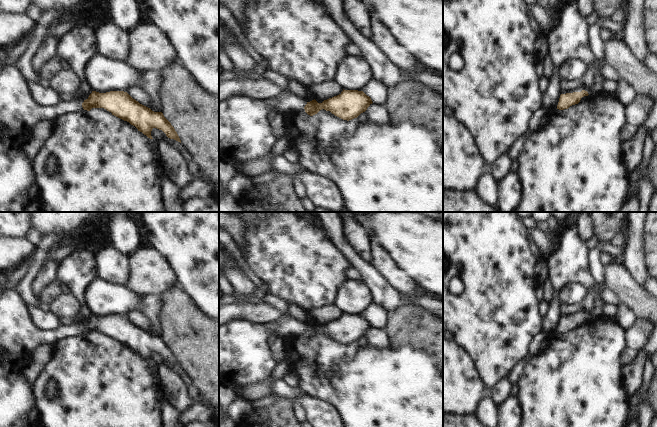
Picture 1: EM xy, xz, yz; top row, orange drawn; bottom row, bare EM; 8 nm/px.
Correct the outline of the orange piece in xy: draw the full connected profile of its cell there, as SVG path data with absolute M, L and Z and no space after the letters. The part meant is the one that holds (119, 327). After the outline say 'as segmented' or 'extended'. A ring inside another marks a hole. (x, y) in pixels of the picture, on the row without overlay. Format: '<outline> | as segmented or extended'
M5 290L0 298L0 346L8 348L8 355L0 359L0 427L30 427L31 412L37 407L35 384L31 384L23 375L22 370L16 367L16 359L22 353L31 356L41 346L56 344L62 338L73 337L78 334L90 335L92 332L104 332L112 339L129 346L148 362L153 363L153 352L162 354L170 363L181 367L181 364L171 347L164 341L162 336L154 336L150 332L140 328L127 316L110 315L99 317L92 315L82 328L77 325L61 325L56 330L41 330L33 322L27 304L16 290Z | extended

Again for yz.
M582 314L581 316L561 318L557 329L557 333L568 333L570 330L578 328L582 321L588 319L588 316L585 314Z | as segmented

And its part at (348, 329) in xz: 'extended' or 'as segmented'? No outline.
extended

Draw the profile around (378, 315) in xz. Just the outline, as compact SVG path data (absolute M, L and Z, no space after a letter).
M373 303L363 313L363 316L369 320L373 327L386 329L389 323L390 311L385 307Z

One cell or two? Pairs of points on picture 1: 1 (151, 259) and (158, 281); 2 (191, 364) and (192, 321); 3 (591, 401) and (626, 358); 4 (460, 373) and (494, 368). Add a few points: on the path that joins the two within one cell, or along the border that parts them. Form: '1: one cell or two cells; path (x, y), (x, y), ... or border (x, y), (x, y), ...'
1: one cell; path (151, 264), (151, 272), (154, 276)
2: one cell; path (192, 353), (192, 332)
3: two cells; border (626, 346), (621, 354), (621, 365)
4: two cells; border (465, 350), (487, 391)

